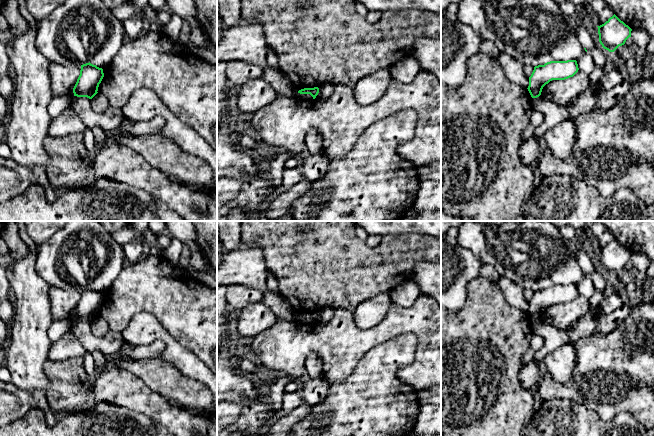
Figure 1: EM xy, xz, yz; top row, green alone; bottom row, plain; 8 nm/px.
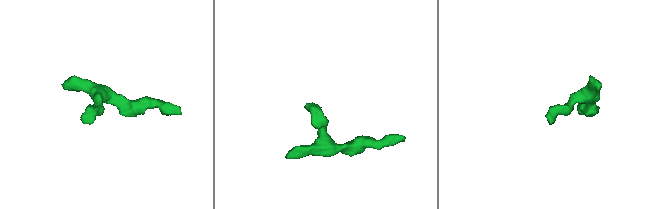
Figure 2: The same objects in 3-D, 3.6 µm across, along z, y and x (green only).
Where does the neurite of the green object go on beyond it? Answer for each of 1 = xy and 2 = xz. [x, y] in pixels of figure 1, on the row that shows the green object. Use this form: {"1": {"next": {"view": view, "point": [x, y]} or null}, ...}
{"1": {"next": null}, "2": {"next": null}}

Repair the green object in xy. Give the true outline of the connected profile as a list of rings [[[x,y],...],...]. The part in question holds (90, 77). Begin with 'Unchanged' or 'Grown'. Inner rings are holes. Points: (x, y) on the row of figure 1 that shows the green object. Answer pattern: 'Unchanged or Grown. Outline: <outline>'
Unchanged. Outline: [[[89,63],[81,65],[80,75],[73,88],[74,96],[92,99],[104,77],[103,69]]]

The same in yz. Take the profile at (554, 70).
Unchanged. Outline: [[[576,60],[550,61],[534,67],[529,77],[528,91],[532,98],[541,95],[543,87],[552,80],[565,80],[578,72]]]

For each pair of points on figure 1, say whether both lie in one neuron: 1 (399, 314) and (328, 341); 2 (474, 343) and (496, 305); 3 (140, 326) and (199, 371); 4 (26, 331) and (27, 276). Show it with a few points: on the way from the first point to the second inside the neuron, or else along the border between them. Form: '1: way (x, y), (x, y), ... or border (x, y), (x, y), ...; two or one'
1: way (381, 332), (362, 341), (346, 341); one
2: way (483, 334), (486, 331), (487, 314); one
3: way (155, 330), (184, 358); one
4: way (27, 317), (27, 290); one

